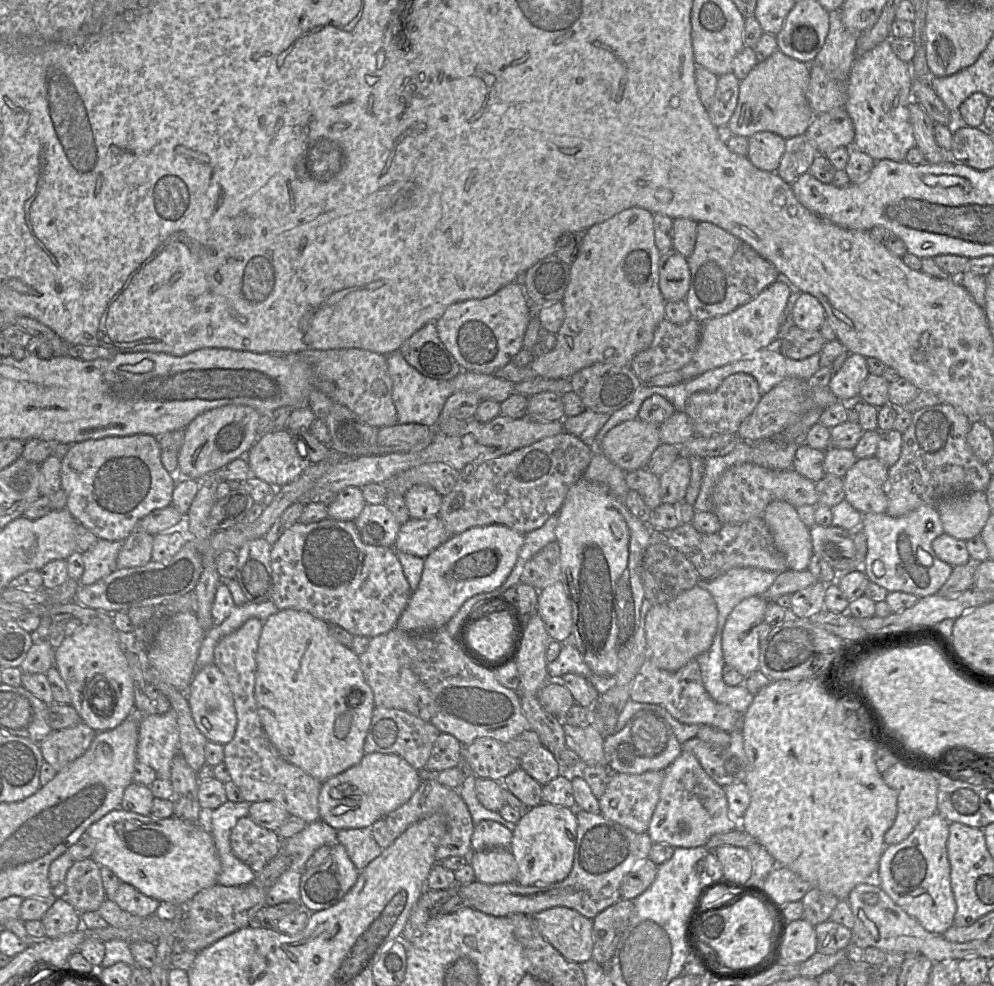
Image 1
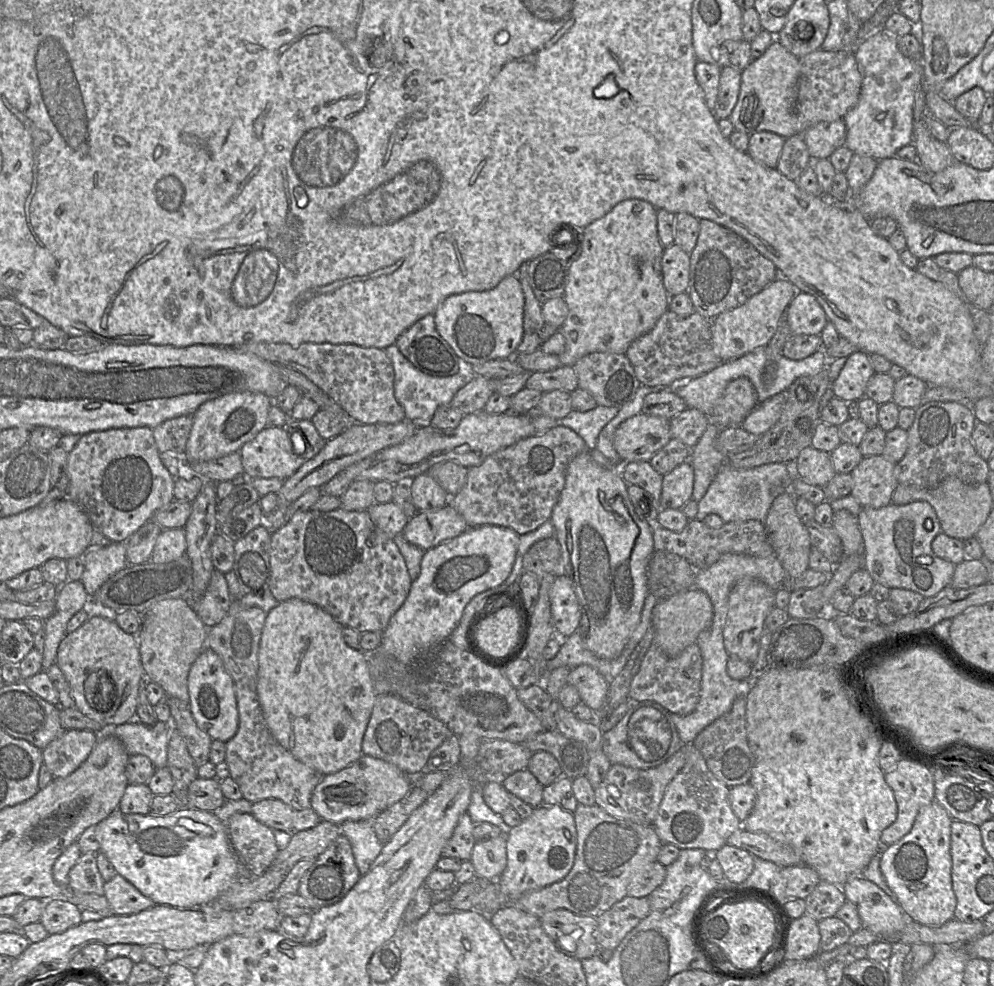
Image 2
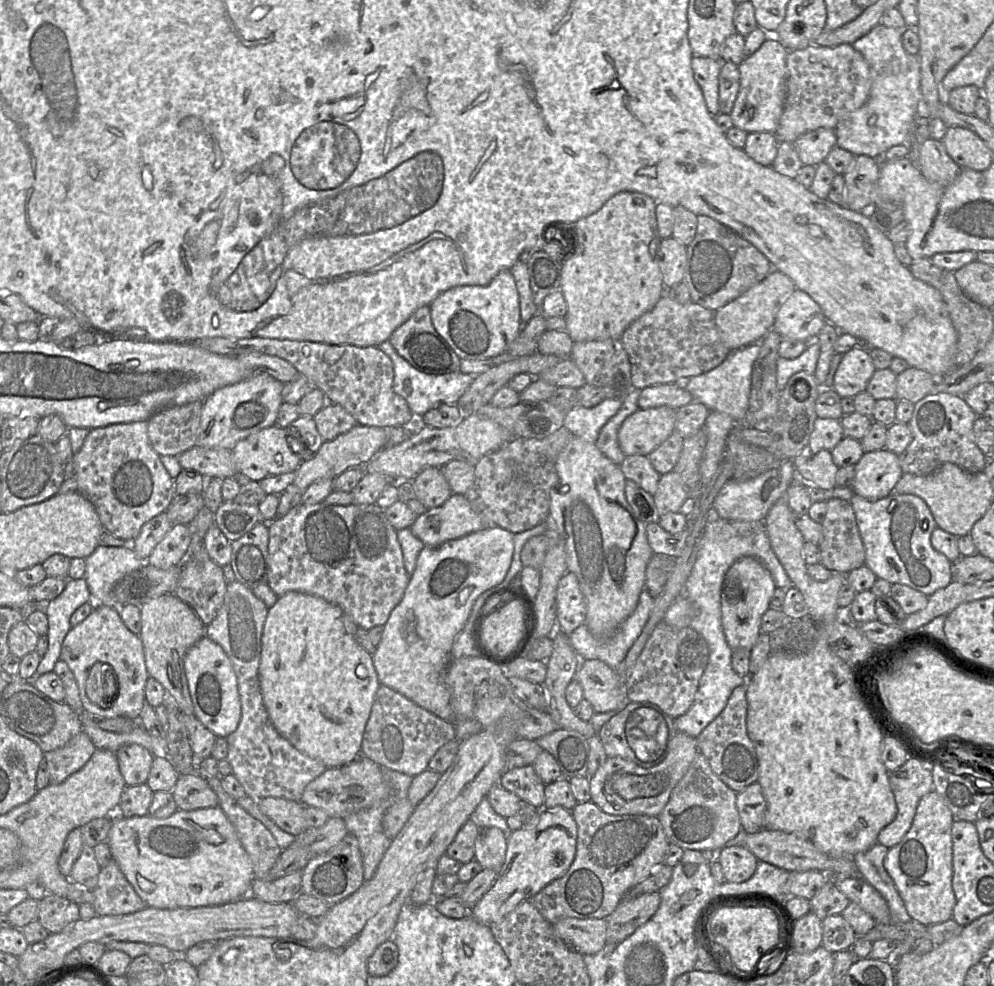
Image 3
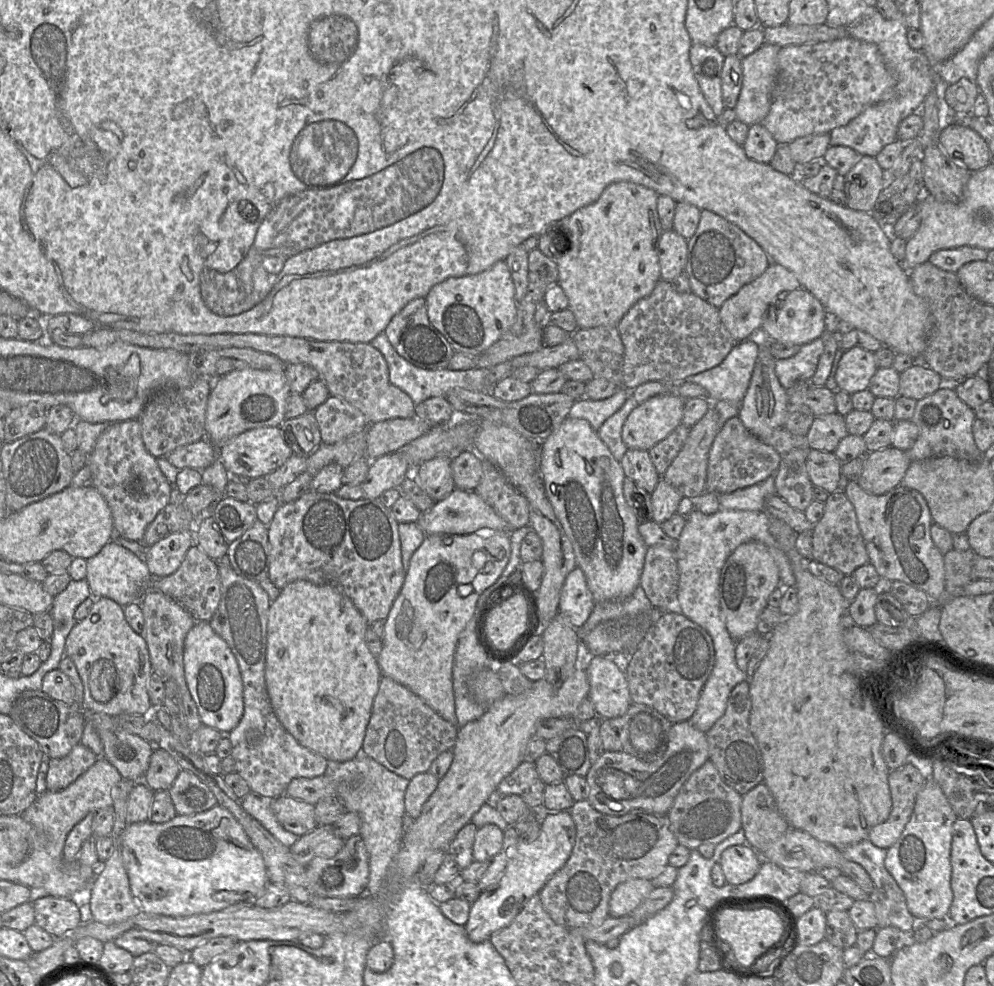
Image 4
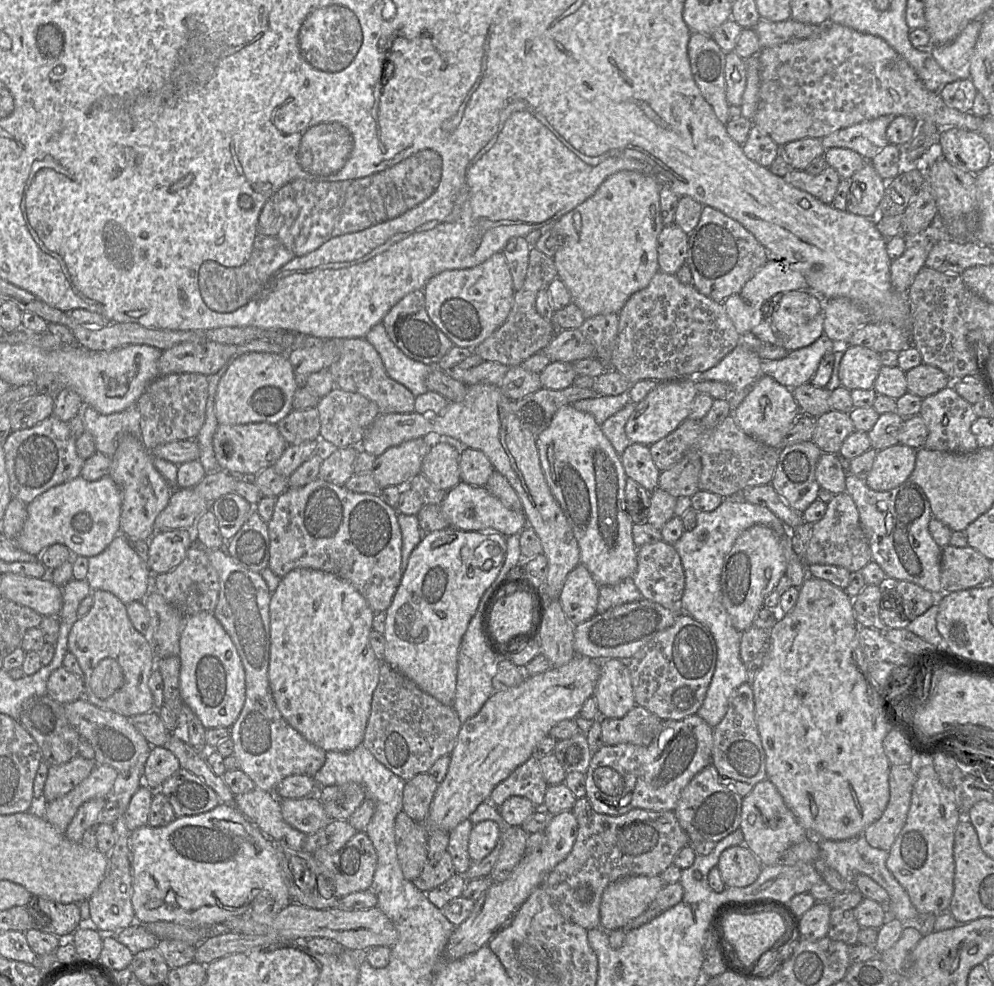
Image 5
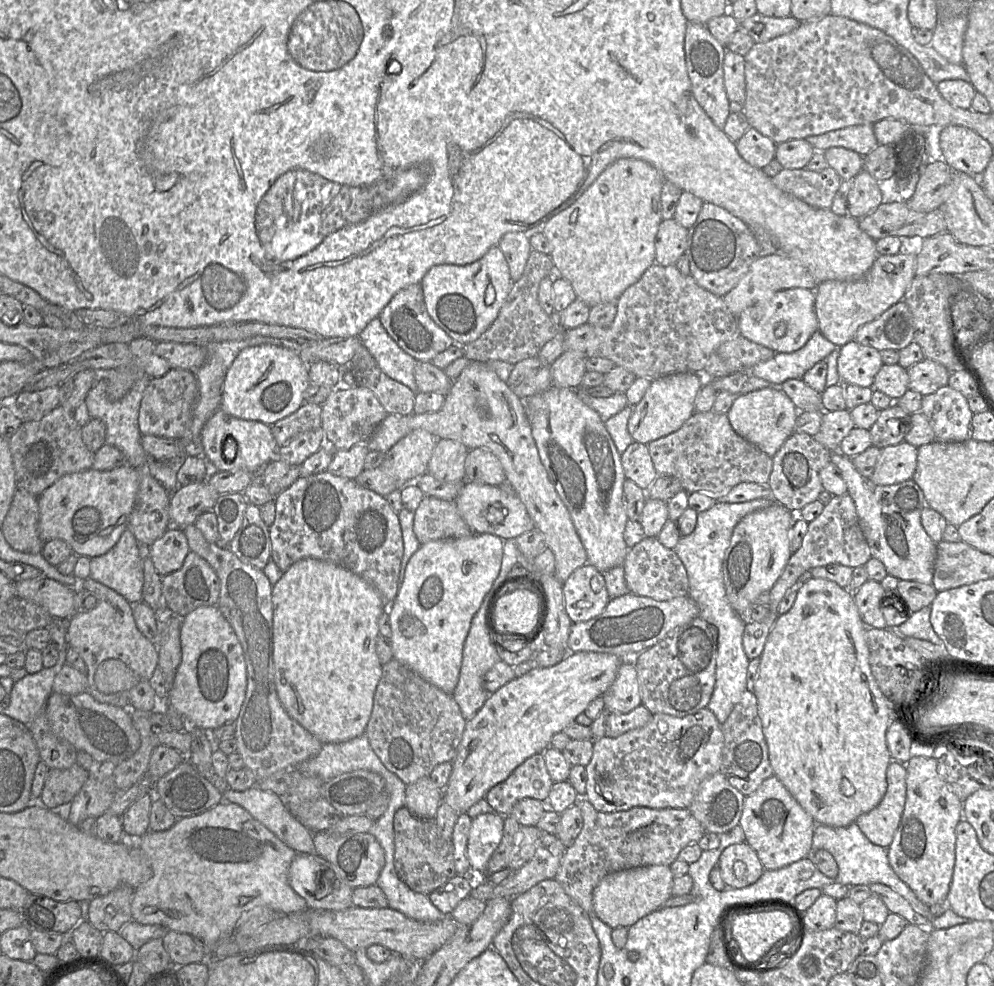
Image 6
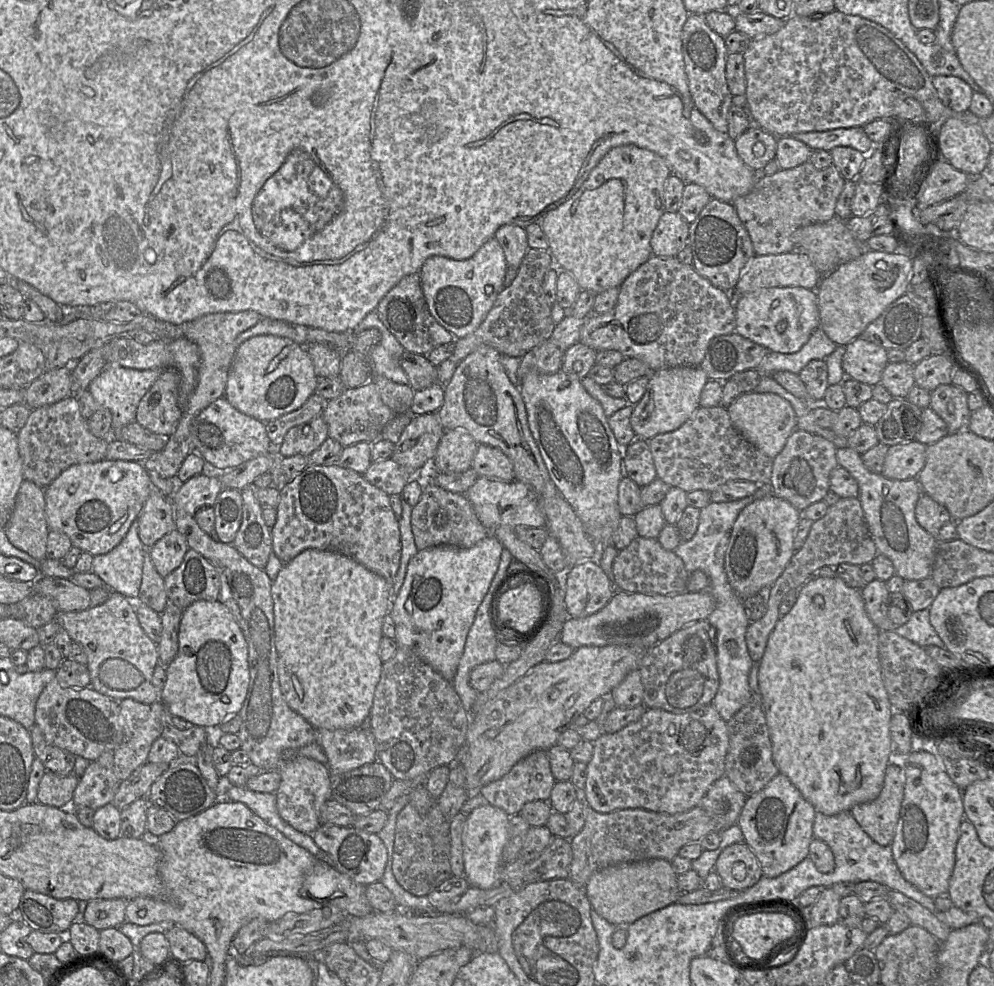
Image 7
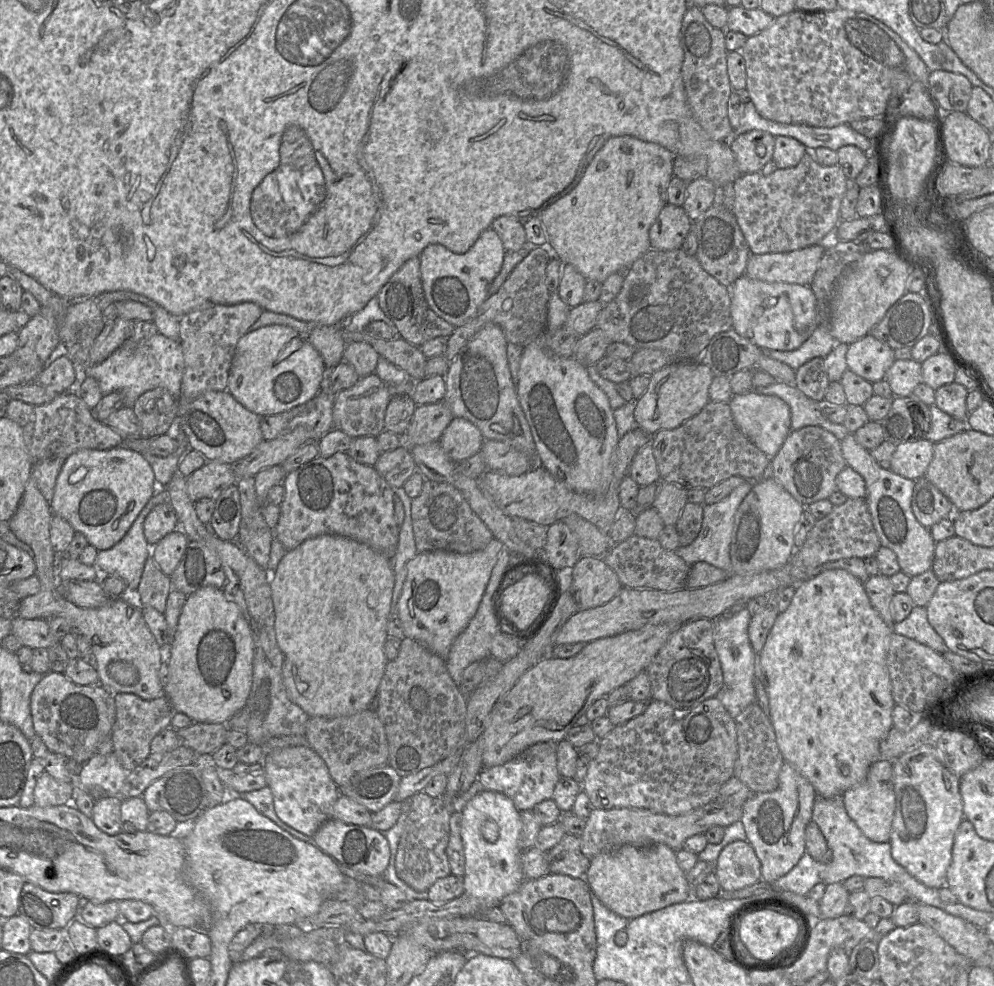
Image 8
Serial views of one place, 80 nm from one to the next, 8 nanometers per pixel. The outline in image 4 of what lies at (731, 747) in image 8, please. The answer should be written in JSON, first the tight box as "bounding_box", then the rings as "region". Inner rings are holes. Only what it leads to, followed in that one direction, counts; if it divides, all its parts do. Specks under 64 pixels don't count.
{"bounding_box":[585,721,709,816],"region":[[[689,721],[672,723],[665,750],[652,761],[625,752],[604,751],[585,776],[589,787],[588,801],[599,812],[622,816],[634,809],[667,814],[682,785],[709,759],[706,734]]]}

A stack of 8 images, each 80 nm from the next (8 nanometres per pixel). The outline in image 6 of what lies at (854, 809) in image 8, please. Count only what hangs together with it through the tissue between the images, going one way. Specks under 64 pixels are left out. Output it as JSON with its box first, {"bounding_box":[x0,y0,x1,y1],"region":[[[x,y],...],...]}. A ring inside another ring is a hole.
{"bounding_box":[855,761,906,848],"region":[[[891,761],[887,767],[887,790],[880,803],[857,817],[855,823],[870,842],[889,848],[899,826],[906,801],[906,765]]]}

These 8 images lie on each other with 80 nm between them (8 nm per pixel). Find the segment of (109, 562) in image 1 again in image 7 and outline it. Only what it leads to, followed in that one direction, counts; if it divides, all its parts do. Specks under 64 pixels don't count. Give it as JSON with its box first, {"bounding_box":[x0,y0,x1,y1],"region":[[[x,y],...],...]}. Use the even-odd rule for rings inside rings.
{"bounding_box":[92,519,147,603],"region":[[[135,519],[116,547],[93,557],[92,571],[113,591],[136,603],[147,550],[140,540],[138,521]]]}

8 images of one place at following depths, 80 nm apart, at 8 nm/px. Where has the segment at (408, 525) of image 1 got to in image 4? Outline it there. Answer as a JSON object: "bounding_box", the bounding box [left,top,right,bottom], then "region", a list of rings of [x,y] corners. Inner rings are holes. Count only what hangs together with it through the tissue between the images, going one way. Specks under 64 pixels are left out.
{"bounding_box":[417,488,511,535],"region":[[[455,488],[444,499],[435,503],[428,511],[423,512],[417,524],[425,535],[466,535],[482,528],[490,528],[495,532],[511,532],[507,522],[488,505],[475,491]]]}

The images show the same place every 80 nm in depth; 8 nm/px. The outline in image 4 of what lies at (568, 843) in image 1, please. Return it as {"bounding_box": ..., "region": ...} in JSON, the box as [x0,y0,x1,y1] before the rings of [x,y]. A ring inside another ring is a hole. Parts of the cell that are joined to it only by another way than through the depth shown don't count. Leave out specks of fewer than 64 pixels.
{"bounding_box":[464,809,576,943],"region":[[[541,809],[541,831],[533,842],[521,838],[509,848],[509,858],[503,874],[492,885],[483,890],[477,900],[471,904],[468,920],[464,925],[466,934],[473,943],[490,939],[492,934],[508,926],[518,915],[525,903],[539,894],[546,882],[560,870],[569,859],[576,837],[576,825],[569,811],[546,812]]]}

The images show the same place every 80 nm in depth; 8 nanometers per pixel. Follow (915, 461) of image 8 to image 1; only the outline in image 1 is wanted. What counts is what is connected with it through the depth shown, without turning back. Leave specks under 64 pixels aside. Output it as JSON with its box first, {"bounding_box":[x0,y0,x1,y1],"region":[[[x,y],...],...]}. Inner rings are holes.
{"bounding_box":[843,456,888,515],"region":[[[876,456],[858,459],[843,477],[845,500],[862,515],[886,513],[888,469]]]}

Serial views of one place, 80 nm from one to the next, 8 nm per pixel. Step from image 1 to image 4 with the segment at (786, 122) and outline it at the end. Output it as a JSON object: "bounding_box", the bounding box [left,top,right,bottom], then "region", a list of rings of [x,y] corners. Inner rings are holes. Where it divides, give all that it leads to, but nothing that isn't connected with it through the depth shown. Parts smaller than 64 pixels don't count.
{"bounding_box":[734,43,781,127],"region":[[[764,43],[754,53],[742,58],[743,82],[734,110],[737,120],[749,127],[761,124],[769,112],[781,48]]]}

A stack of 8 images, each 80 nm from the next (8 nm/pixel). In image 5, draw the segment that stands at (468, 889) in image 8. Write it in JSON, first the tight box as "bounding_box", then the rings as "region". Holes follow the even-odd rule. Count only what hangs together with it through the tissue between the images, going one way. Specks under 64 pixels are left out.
{"bounding_box":[468,820,500,863],"region":[[[492,820],[475,824],[471,830],[468,853],[472,863],[478,863],[488,856],[499,841],[500,828]]]}

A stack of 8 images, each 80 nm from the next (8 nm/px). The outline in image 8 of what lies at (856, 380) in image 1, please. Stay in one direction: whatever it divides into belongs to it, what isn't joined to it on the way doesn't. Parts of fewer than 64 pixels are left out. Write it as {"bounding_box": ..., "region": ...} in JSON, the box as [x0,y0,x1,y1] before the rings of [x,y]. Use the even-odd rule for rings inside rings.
{"bounding_box":[846,334,895,383],"region":[[[870,334],[849,344],[846,353],[847,368],[870,383],[885,379],[895,360],[894,349]]]}

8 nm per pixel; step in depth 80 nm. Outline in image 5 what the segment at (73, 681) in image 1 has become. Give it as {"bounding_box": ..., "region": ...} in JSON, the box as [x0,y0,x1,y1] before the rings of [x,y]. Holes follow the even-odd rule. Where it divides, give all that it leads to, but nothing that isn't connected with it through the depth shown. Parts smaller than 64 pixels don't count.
{"bounding_box":[68,590,156,717],"region":[[[93,590],[92,596],[92,607],[86,615],[78,617],[68,636],[68,651],[76,657],[84,673],[84,697],[100,709],[126,717],[154,710],[154,700],[148,681],[156,668],[156,659],[149,642],[134,628],[127,614],[127,605],[118,597],[104,590]],[[105,658],[117,661],[122,681],[111,697],[100,699],[93,693],[90,680],[97,664]]]}

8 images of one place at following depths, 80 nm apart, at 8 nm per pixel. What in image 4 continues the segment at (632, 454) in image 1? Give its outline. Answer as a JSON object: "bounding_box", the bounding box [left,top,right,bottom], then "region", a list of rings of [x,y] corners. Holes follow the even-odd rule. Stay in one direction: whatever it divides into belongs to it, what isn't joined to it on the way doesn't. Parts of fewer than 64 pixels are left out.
{"bounding_box":[622,393,685,451],"region":[[[664,393],[635,407],[622,427],[622,440],[628,449],[649,451],[682,423],[685,399]]]}

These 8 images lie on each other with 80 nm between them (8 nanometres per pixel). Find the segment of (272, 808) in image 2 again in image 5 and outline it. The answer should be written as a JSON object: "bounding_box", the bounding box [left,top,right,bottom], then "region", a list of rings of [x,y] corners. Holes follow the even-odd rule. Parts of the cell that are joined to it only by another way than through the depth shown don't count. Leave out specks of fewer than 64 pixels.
{"bounding_box":[279,793,331,835],"region":[[[317,793],[296,799],[279,799],[283,819],[306,835],[313,834],[331,822]]]}

